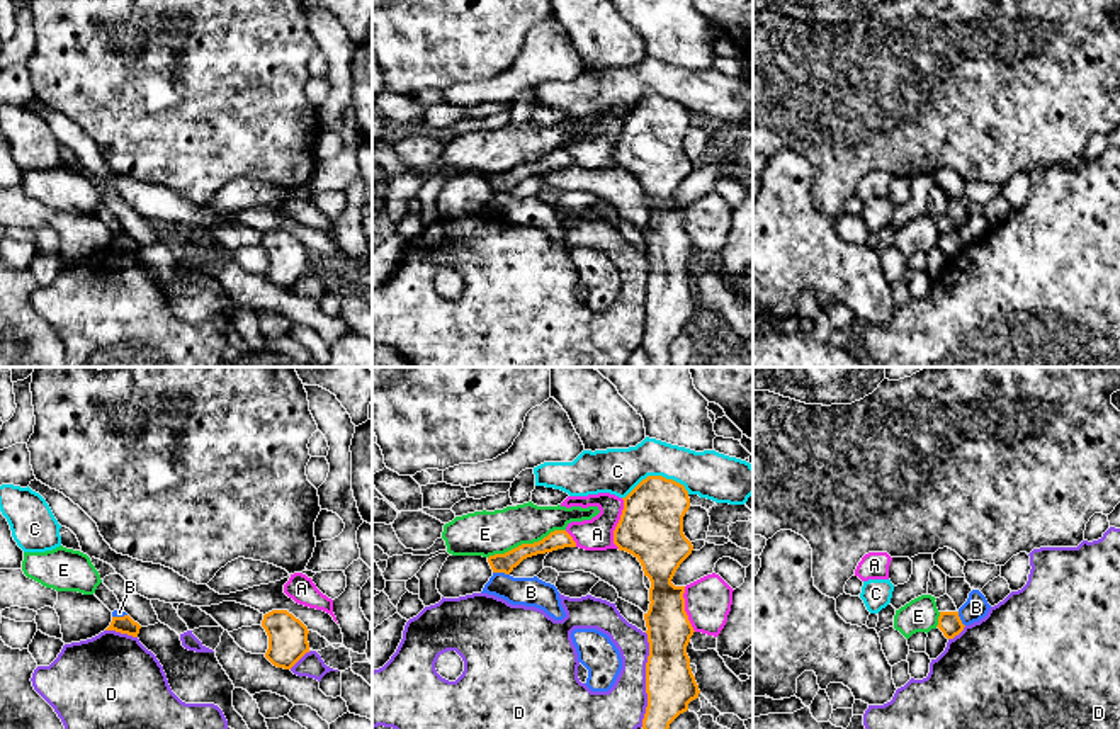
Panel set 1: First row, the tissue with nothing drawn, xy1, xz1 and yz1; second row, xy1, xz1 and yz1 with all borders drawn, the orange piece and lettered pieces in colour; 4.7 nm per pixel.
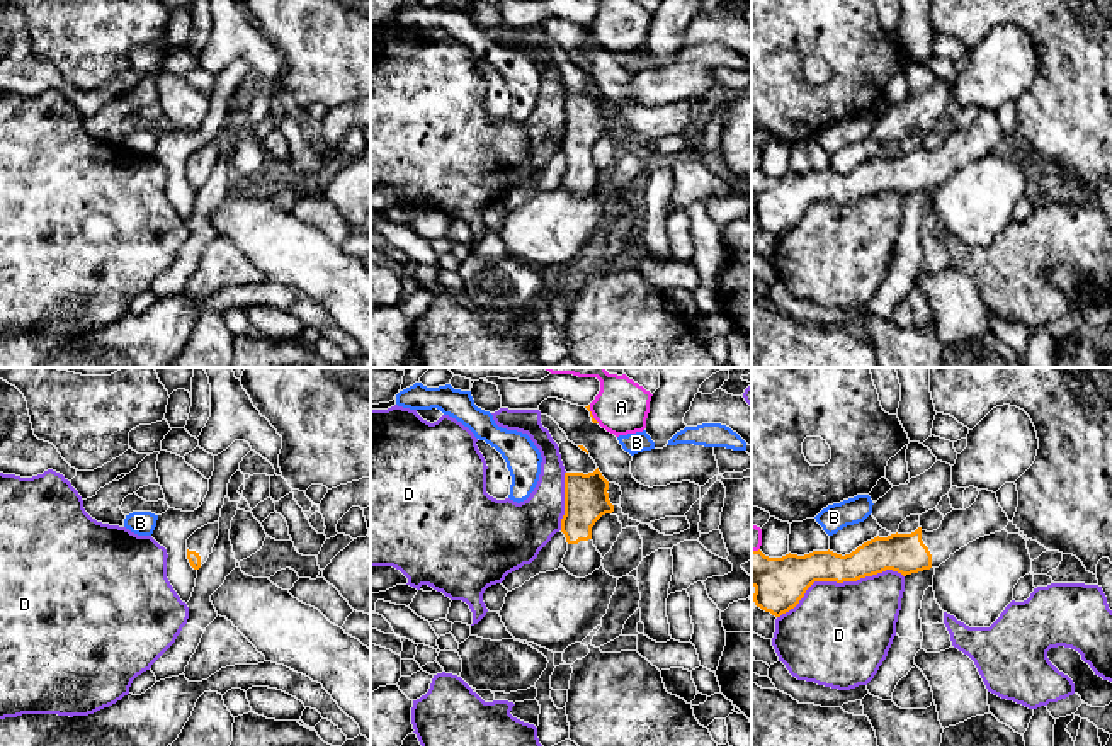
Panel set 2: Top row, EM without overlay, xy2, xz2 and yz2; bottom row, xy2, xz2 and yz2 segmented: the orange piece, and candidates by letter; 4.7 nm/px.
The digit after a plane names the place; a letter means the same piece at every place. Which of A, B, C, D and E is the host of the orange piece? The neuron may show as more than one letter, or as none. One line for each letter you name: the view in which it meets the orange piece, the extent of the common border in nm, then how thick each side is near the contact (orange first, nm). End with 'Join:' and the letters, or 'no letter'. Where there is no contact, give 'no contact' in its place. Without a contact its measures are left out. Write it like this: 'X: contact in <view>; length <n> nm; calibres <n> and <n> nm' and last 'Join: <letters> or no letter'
Join: no letter

